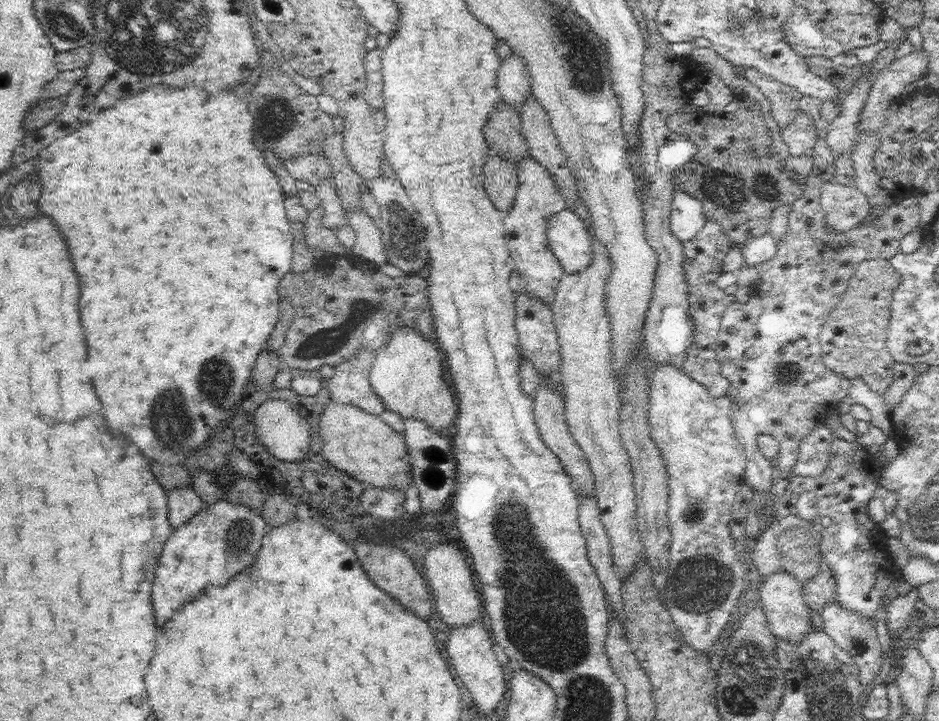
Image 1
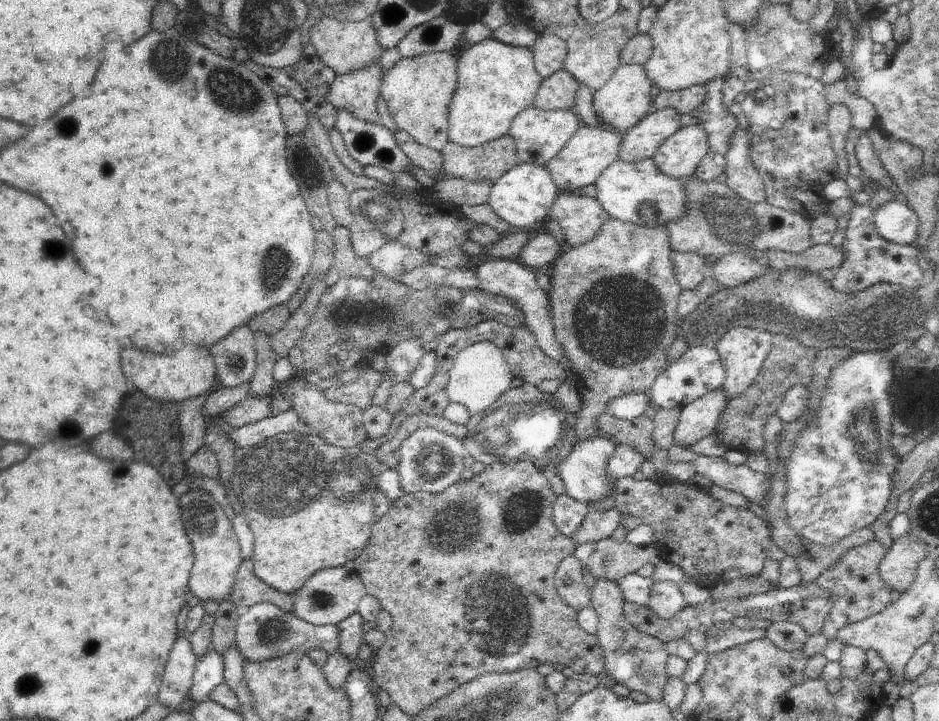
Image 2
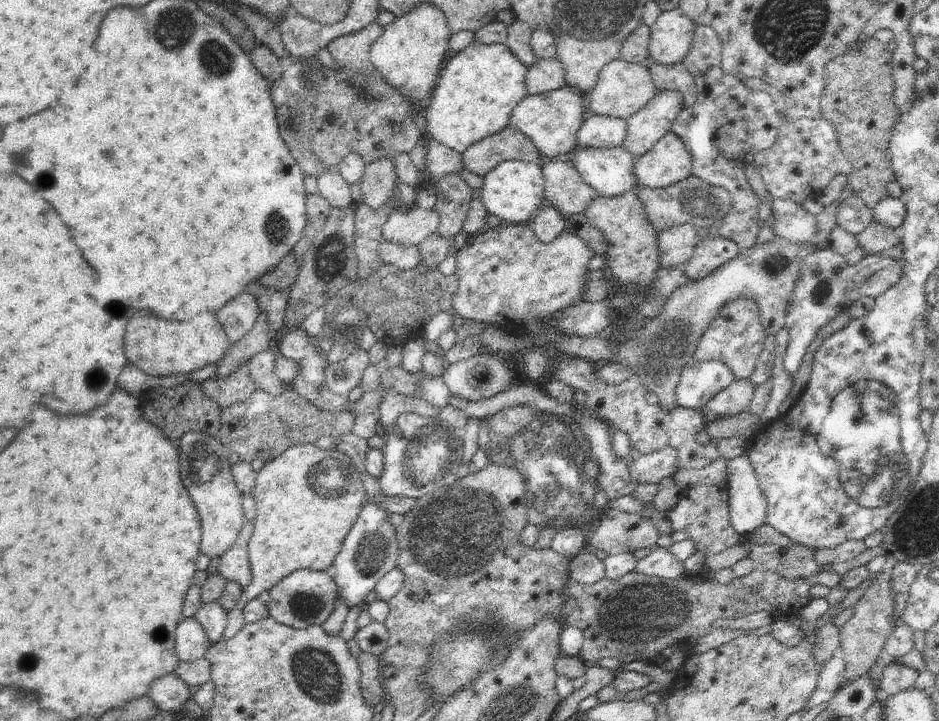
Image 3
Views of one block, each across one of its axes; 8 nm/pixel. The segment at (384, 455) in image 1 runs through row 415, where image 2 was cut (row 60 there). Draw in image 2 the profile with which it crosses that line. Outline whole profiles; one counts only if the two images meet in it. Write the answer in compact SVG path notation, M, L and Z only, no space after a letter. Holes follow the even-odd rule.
M323 16L310 31L310 40L316 47L316 54L320 60L330 70L334 70L335 76L370 68L374 62L380 62L385 50L382 48L382 44L378 42L376 30L374 30L370 20L348 22Z

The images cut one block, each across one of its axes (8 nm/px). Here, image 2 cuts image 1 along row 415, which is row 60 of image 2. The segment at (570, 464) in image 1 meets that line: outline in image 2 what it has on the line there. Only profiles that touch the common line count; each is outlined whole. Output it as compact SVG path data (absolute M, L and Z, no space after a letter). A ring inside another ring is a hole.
M541 32L540 38L534 42L535 69L545 79L555 72L564 69L567 57L567 44L559 36Z

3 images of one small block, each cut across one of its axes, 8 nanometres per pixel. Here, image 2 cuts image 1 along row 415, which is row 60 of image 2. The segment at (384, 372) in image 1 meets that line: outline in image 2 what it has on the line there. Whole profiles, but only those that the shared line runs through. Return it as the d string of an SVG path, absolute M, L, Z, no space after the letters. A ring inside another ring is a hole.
M457 53L422 54L418 58L404 58L394 64L381 80L380 92L386 100L390 115L400 129L404 129L416 142L428 148L441 150L449 141L450 102L457 85Z

